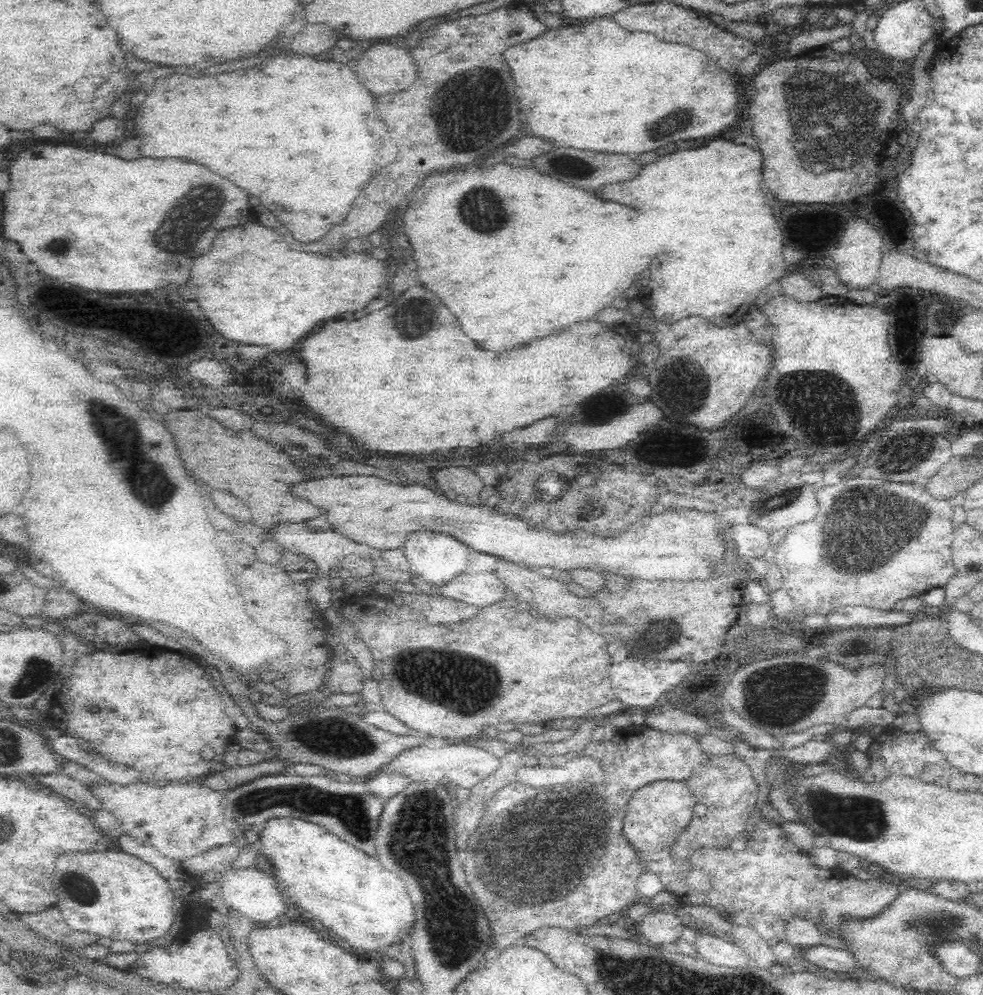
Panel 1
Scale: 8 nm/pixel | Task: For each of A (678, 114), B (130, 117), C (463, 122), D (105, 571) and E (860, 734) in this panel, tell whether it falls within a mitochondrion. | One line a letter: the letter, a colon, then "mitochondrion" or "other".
A: mitochondrion
B: other
C: mitochondrion
D: other
E: other

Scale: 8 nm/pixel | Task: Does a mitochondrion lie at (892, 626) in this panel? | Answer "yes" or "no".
no

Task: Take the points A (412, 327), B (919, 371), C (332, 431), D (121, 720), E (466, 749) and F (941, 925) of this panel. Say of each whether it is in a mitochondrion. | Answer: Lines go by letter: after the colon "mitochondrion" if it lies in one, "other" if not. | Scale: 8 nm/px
A: mitochondrion
B: other
C: other
D: other
E: other
F: mitochondrion

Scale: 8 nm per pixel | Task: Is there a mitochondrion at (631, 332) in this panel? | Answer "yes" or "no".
no

